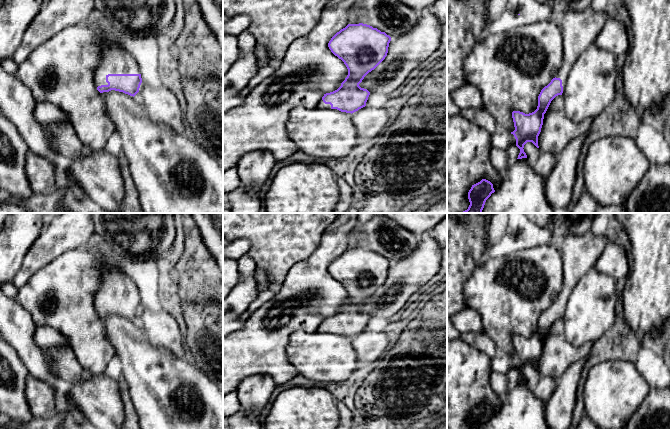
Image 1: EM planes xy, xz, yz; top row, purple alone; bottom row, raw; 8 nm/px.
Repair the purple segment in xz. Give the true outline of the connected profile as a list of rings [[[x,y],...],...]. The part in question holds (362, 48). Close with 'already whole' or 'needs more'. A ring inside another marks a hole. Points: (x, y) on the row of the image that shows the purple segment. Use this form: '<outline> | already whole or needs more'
[[[363,23],[348,24],[337,32],[328,47],[344,62],[348,75],[337,90],[324,94],[318,107],[351,114],[365,107],[370,92],[359,84],[385,59],[390,41],[385,32]]] | needs more

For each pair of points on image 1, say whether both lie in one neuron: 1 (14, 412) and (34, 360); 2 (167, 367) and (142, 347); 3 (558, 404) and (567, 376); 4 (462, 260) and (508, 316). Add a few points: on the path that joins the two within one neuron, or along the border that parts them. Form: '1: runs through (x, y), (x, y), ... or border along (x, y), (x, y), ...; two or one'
1: border along (17, 353), (28, 374); two
2: runs through (162, 361), (155, 360), (148, 353); one
3: runs through (564, 397), (567, 383); one
4: border along (484, 260), (476, 267), (466, 281), (463, 294); two

